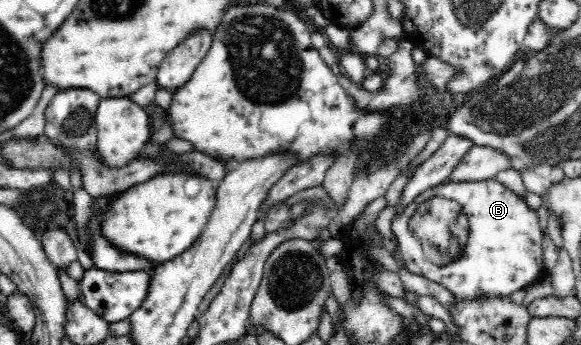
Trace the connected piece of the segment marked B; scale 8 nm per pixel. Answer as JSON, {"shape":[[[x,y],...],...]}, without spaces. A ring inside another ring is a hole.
{"shape":[[[494,178],[485,179],[478,182],[449,182],[445,181],[420,193],[403,212],[393,219],[391,224],[394,235],[397,236],[400,247],[400,254],[404,260],[404,265],[411,273],[423,275],[435,283],[445,286],[454,296],[461,299],[475,299],[475,297],[493,297],[493,295],[511,295],[513,291],[528,287],[529,284],[541,278],[546,272],[543,263],[543,249],[541,248],[541,226],[539,226],[539,215],[536,210],[531,208],[525,198],[519,197],[512,189],[505,187],[501,182]]]}

